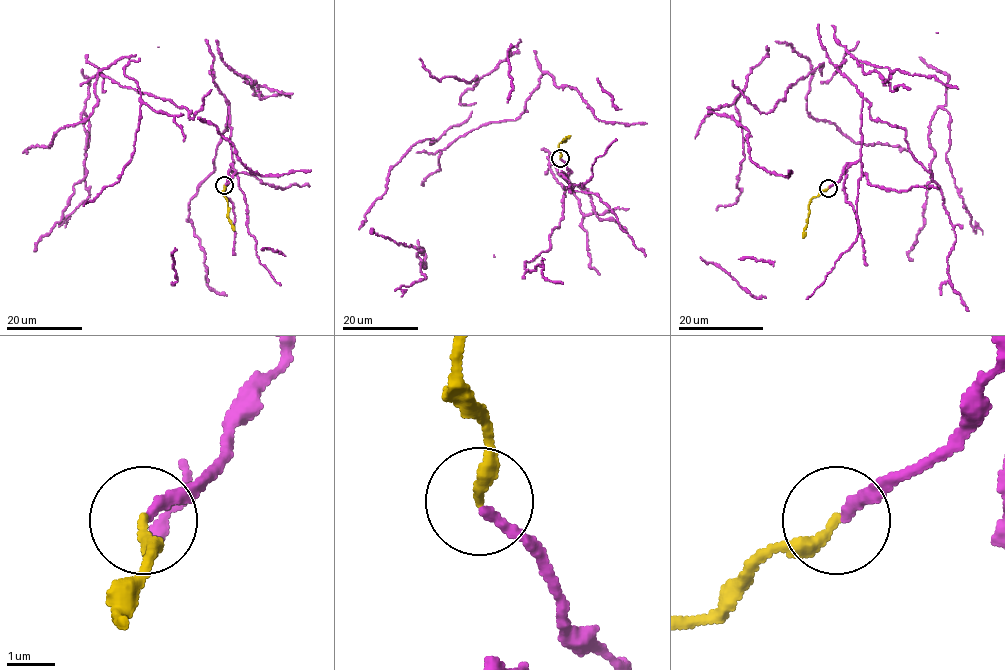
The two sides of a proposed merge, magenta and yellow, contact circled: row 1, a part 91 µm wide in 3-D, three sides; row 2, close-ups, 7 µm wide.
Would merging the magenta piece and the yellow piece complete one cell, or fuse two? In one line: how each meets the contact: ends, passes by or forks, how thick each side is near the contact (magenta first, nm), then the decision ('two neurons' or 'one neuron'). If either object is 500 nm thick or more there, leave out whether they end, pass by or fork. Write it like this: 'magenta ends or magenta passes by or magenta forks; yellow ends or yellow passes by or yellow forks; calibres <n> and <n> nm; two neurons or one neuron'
magenta ends; yellow ends; calibres 200 and 280 nm; one neuron

